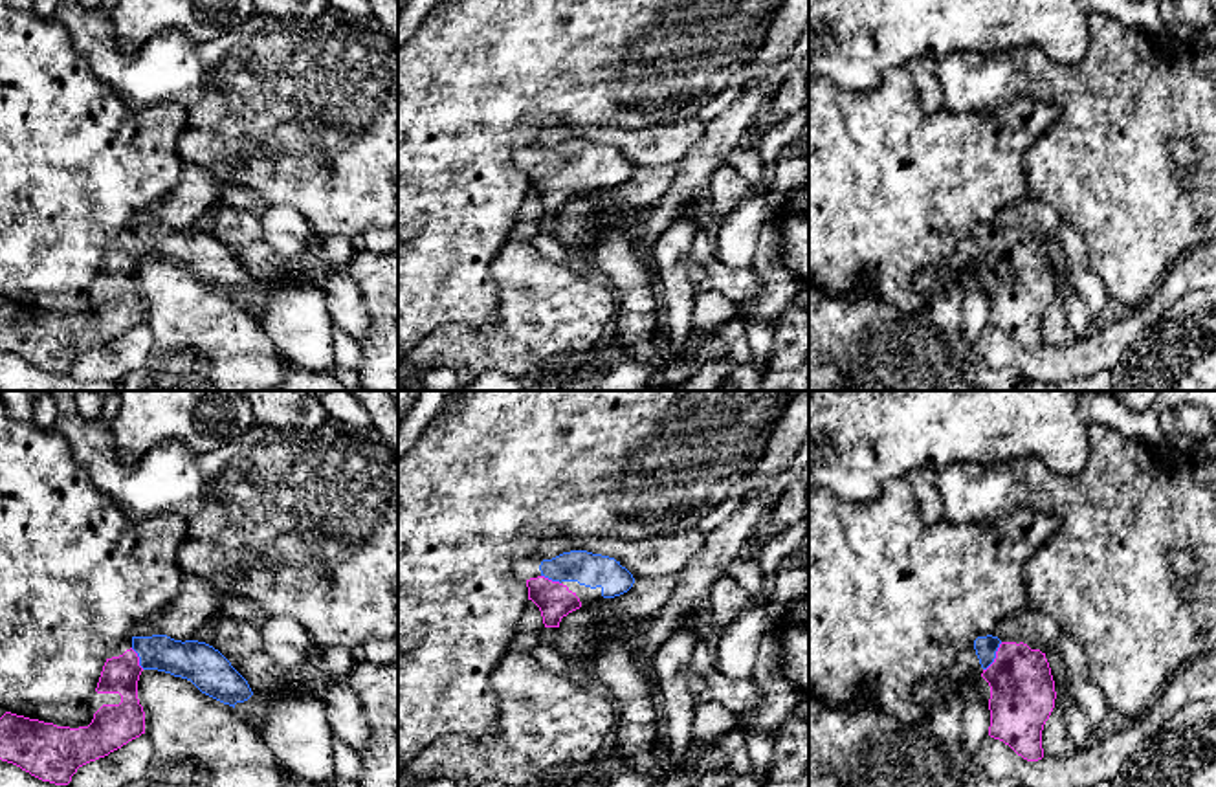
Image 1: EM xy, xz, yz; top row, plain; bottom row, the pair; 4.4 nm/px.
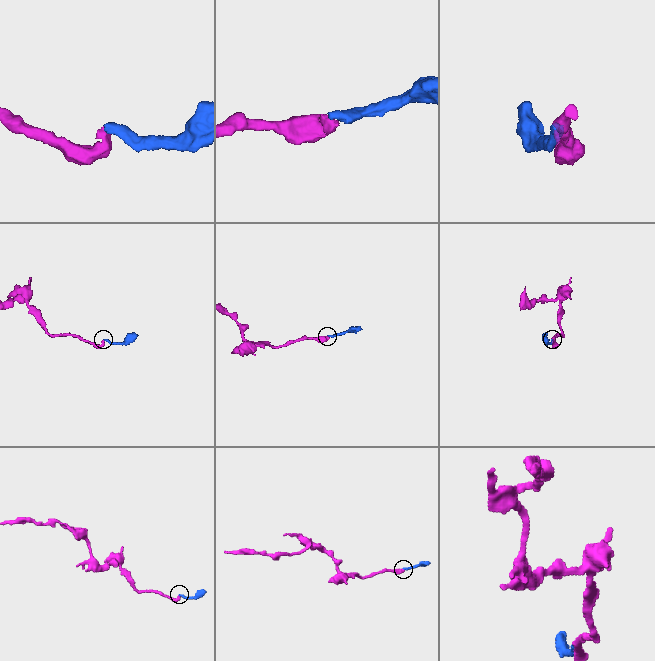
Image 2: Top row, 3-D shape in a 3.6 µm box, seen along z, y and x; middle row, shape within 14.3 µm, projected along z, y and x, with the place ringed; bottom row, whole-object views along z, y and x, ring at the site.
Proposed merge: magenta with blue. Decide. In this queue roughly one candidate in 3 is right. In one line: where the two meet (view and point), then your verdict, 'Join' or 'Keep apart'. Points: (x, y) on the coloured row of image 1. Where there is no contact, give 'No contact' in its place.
Touches magenta at yz (996, 657). Join

